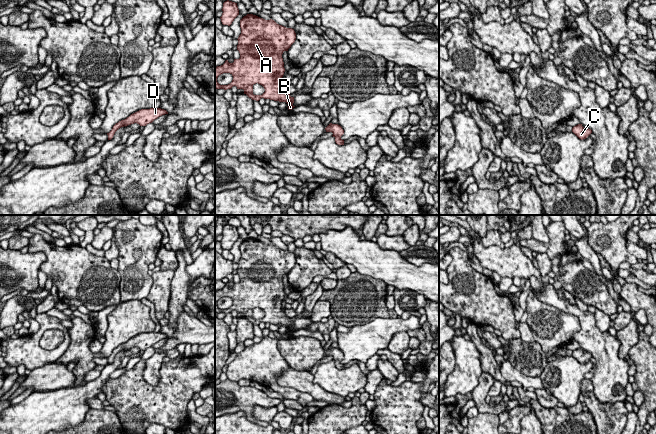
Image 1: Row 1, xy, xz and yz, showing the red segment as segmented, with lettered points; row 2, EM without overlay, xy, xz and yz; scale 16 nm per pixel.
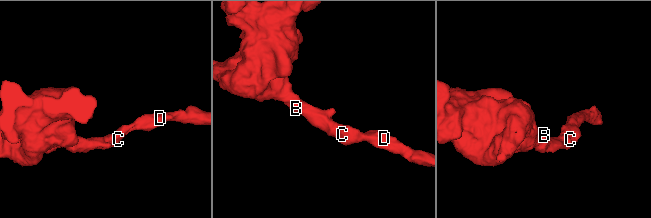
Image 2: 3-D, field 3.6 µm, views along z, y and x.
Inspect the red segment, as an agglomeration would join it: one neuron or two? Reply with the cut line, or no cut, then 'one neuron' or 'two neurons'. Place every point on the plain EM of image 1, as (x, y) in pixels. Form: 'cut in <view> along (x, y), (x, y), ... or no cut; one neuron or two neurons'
no cut; one neuron

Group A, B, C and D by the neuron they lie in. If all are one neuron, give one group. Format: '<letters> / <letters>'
A B C D

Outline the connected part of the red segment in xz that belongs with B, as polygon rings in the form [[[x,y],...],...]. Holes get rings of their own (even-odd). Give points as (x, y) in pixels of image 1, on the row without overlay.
[[[247,238],[240,244],[241,258],[238,261],[237,274],[240,277],[239,283],[234,283],[233,287],[228,284],[221,290],[215,291],[215,312],[231,313],[236,310],[237,313],[243,313],[252,324],[259,325],[261,322],[270,323],[279,326],[286,326],[288,333],[292,334],[295,330],[294,321],[285,314],[285,308],[282,307],[282,301],[285,296],[282,278],[288,275],[296,264],[296,257],[292,252],[286,252],[277,248],[274,244],[265,244],[253,238]],[[230,297],[233,304],[228,309],[220,309],[217,306],[219,299]],[[260,308],[264,311],[265,316],[262,319],[253,318],[253,309]]]

